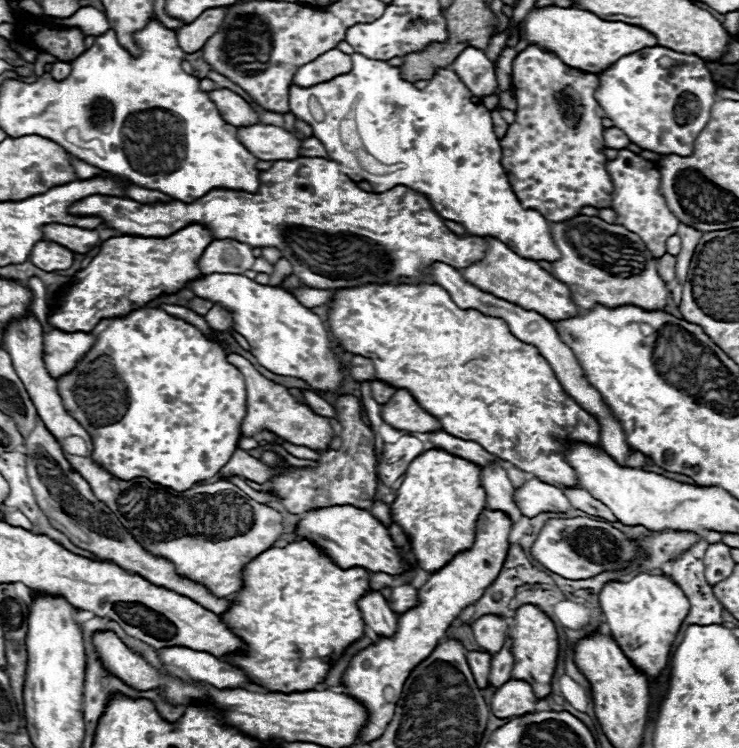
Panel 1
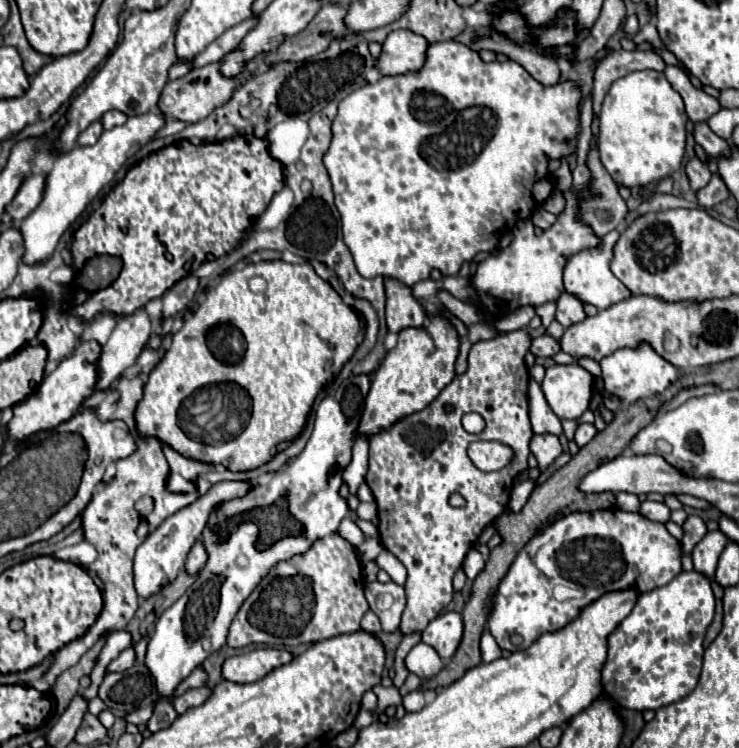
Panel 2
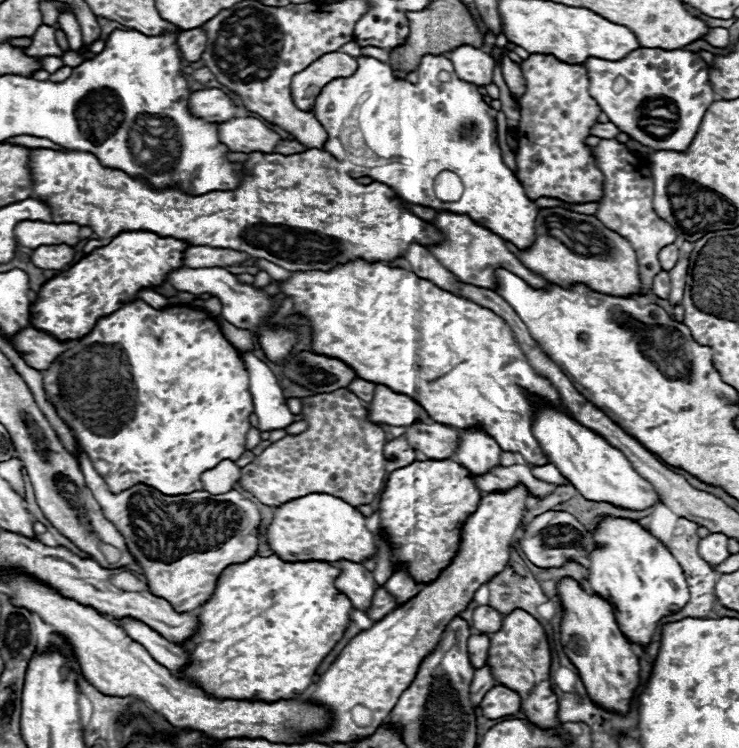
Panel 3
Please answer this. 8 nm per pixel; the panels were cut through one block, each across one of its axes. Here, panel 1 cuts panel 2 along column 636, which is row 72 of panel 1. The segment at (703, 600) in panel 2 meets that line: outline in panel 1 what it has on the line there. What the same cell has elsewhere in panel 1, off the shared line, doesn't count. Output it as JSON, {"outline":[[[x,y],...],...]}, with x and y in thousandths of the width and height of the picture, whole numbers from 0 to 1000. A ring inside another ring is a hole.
{"outline":[[[896,61],[869,64],[858,72],[842,75],[823,94],[809,99],[809,110],[812,115],[806,118],[804,131],[809,134],[820,155],[831,163],[831,168],[839,171],[853,184],[853,190],[888,206],[934,209],[936,193],[947,174],[958,166],[961,147],[969,136],[969,115],[953,80],[939,72],[917,72]]]}

